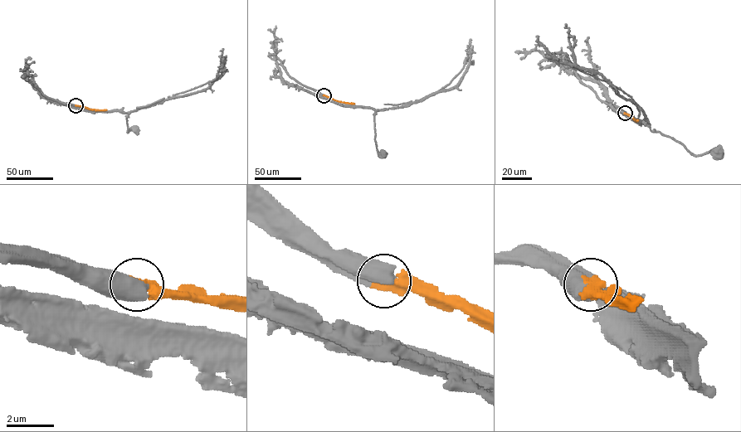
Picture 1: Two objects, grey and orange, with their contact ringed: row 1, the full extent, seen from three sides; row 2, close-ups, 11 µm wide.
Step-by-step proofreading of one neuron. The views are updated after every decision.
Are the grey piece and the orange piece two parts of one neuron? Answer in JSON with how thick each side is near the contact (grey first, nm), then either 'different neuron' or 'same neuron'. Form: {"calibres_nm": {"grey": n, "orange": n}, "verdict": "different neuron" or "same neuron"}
{"calibres_nm": {"grey": 750, "orange": 550}, "verdict": "same neuron"}

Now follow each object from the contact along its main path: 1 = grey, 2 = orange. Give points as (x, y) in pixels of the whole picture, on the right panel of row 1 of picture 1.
1: (624, 113), (602, 101), (575, 70), (596, 80), (621, 113), (679, 141), (694, 155), (718, 152)
2: (625, 113), (638, 119)

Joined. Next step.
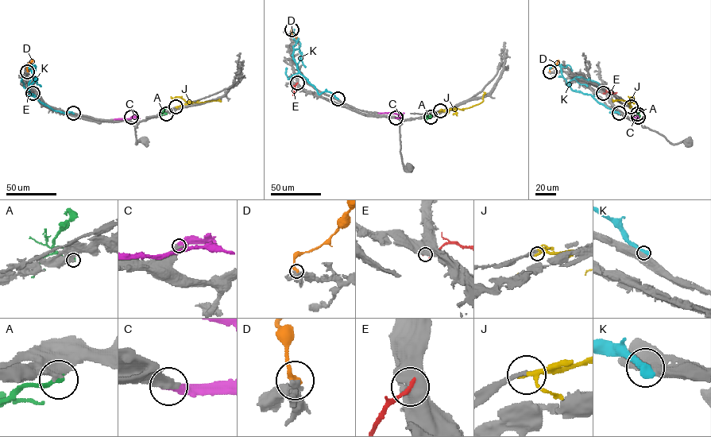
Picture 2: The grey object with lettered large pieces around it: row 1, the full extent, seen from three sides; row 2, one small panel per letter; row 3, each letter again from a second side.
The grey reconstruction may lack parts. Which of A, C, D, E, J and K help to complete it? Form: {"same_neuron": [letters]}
{"same_neuron": ["C"]}

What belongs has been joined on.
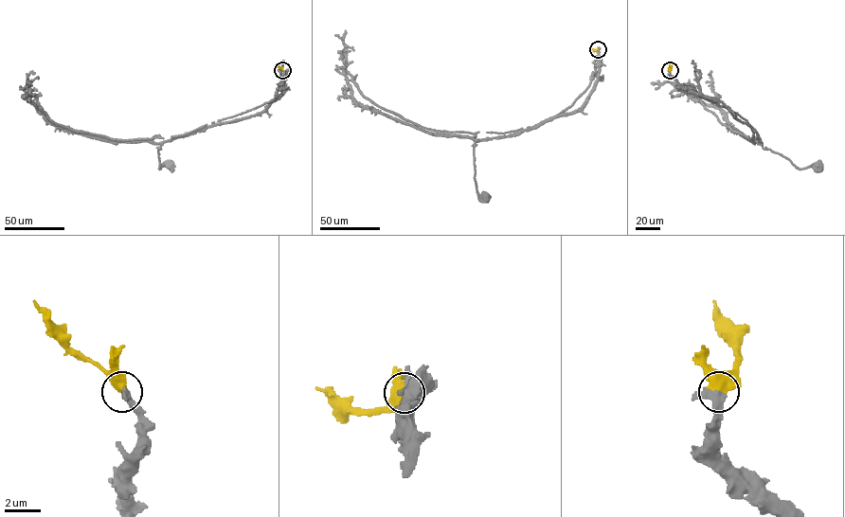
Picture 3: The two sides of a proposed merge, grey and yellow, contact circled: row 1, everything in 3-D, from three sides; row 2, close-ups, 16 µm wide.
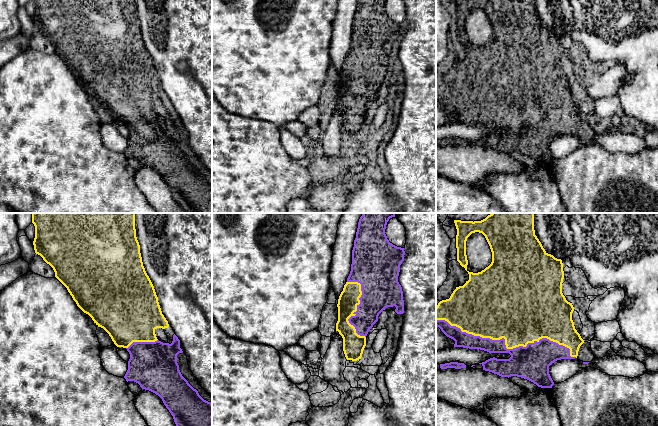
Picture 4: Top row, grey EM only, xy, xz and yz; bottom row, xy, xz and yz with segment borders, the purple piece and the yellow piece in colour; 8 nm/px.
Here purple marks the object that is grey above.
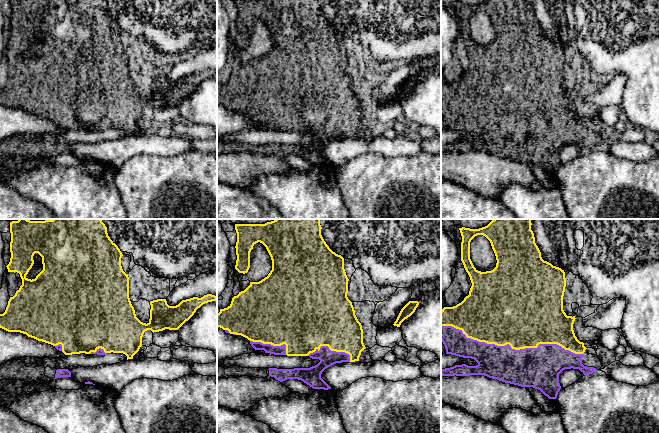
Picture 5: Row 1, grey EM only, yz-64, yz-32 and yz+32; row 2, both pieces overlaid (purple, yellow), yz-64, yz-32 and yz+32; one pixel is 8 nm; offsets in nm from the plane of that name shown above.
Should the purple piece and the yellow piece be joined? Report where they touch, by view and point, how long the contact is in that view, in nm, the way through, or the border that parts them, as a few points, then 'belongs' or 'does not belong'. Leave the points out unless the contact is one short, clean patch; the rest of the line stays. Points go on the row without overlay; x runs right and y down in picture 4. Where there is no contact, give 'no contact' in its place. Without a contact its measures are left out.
meets purple in yz at (505, 123); contact 1150 nm long; belongs

